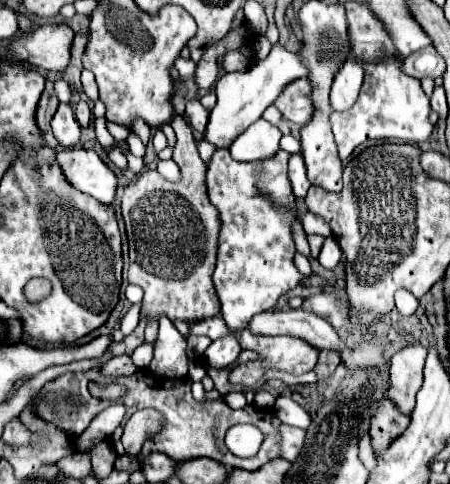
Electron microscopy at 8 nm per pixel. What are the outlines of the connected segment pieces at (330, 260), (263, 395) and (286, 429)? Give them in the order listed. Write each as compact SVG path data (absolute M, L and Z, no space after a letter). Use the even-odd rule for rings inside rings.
M333 237L325 239L323 249L321 249L317 259L325 269L335 269L337 267L337 263L341 261L341 249L339 249L339 245L337 245L337 241Z
M259 391L255 394L253 404L257 408L273 407L275 404L276 398L266 391Z
M281 425L279 427L279 435L281 435L281 457L287 461L295 461L295 457L299 455L301 447L303 447L303 439L305 439L305 431L297 429L297 427L289 427L289 425Z

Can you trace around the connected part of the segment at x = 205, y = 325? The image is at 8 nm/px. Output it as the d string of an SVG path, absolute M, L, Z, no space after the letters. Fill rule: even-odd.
M215 315L211 319L189 323L189 335L207 335L211 339L217 339L217 337L223 337L227 333L229 333L227 325L223 323L223 319L219 315Z

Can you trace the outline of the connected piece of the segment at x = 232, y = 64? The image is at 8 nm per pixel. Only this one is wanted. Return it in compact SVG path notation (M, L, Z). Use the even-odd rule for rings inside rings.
M231 51L223 57L223 69L225 71L245 71L249 67L249 61L239 51Z

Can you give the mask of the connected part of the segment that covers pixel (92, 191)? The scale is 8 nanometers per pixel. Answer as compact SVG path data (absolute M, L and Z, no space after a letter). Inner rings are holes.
M67 149L57 153L57 165L63 175L77 191L95 197L101 203L113 203L117 177L101 161L95 151L87 149Z

